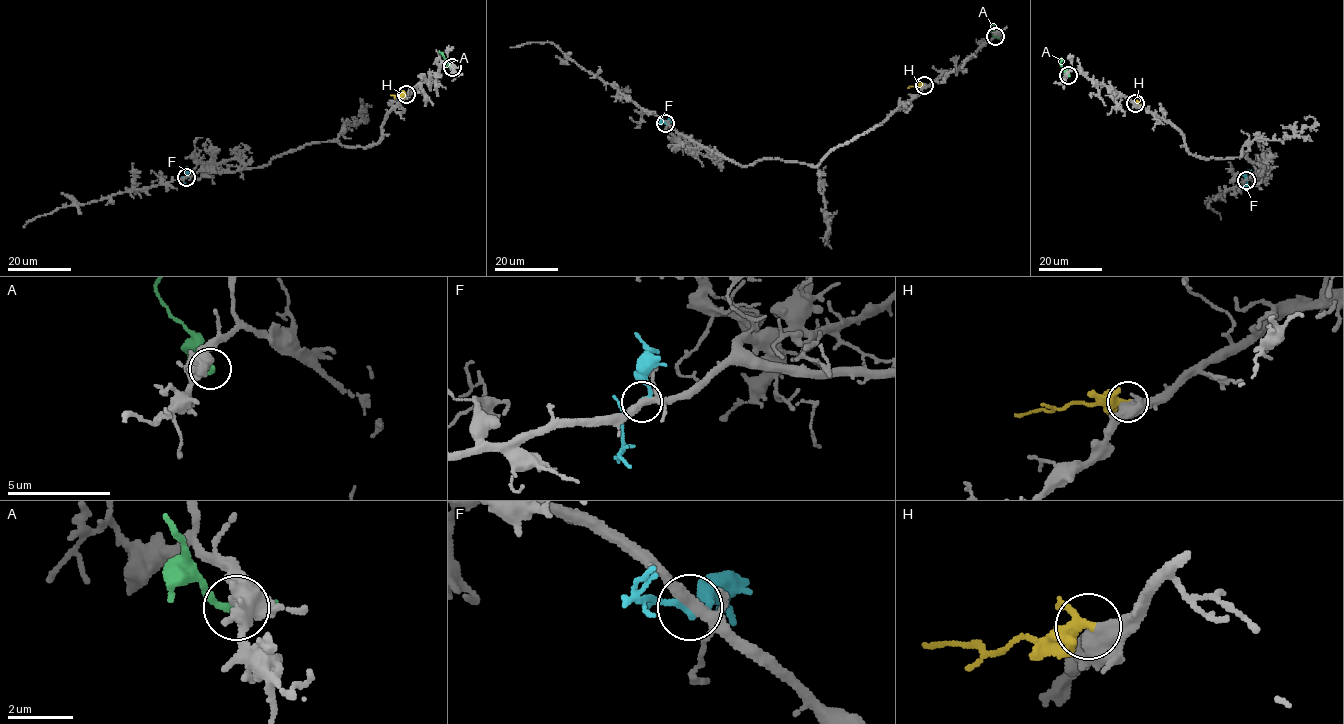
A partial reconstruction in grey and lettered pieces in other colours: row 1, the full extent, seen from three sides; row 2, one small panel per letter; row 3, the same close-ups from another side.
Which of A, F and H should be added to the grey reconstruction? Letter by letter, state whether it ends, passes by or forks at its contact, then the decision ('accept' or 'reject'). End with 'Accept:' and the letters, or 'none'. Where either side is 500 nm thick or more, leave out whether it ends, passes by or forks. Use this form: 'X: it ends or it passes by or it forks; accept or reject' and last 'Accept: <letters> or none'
A: it passes by; reject
F: it forks; reject
H: it forks; accept
Accept: H

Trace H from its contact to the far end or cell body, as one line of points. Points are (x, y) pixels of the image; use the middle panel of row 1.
H: (924, 85), (907, 87)

